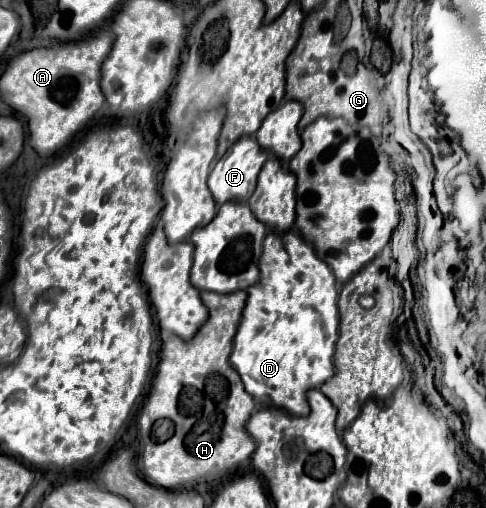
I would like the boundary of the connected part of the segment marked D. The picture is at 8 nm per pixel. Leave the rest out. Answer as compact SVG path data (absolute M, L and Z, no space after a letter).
M291 229L291 231L271 231L267 237L265 237L265 243L263 243L263 255L259 259L259 271L261 271L261 277L259 277L259 283L251 285L247 289L249 297L247 297L247 305L243 309L243 317L241 317L241 323L239 323L239 329L237 329L237 335L235 335L235 341L233 341L233 353L231 353L231 365L235 367L235 371L241 375L243 379L243 385L245 385L245 391L251 393L261 405L265 407L281 407L285 409L287 413L291 415L307 415L309 413L309 405L307 405L307 391L313 389L313 387L319 387L323 385L331 375L333 375L333 351L335 351L335 343L339 339L337 331L339 331L339 309L337 309L337 295L339 295L339 289L337 289L337 281L335 281L335 275L333 271L329 271L327 263L323 263L323 259L319 259L319 255L315 255L315 247L311 247L311 243L307 243L303 239L303 235L299 235L297 229Z

